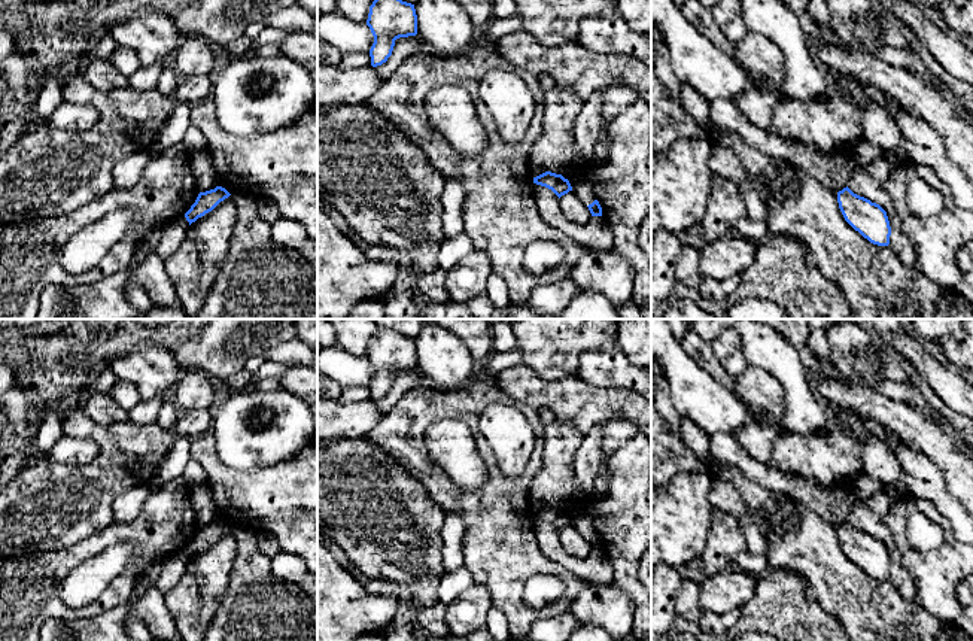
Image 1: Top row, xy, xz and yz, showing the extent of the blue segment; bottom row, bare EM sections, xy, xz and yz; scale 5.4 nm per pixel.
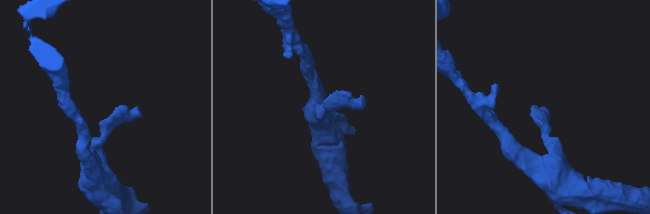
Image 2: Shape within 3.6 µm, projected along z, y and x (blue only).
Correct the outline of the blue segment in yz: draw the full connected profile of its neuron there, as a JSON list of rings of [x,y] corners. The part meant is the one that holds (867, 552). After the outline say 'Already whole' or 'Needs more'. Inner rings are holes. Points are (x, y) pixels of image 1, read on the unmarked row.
[[[848,520],[837,526],[837,537],[845,555],[864,572],[878,580],[890,578],[890,555],[879,538],[854,528]]]. Already whole

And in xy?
[[[216,520],[215,523],[200,526],[195,537],[185,547],[186,555],[191,559],[198,552],[201,552],[206,547],[212,546],[221,535],[224,535],[229,529],[231,528],[222,520]]]. Already whole

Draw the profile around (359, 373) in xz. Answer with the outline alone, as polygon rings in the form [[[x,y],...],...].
[[[328,347],[317,352],[317,370],[337,382],[341,388],[365,386],[374,377],[374,370],[367,358],[346,353],[341,347]]]

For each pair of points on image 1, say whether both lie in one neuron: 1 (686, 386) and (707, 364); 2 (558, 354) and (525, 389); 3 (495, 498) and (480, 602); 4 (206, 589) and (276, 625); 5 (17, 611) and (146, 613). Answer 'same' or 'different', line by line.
1: different
2: different
3: different
4: different
5: different

